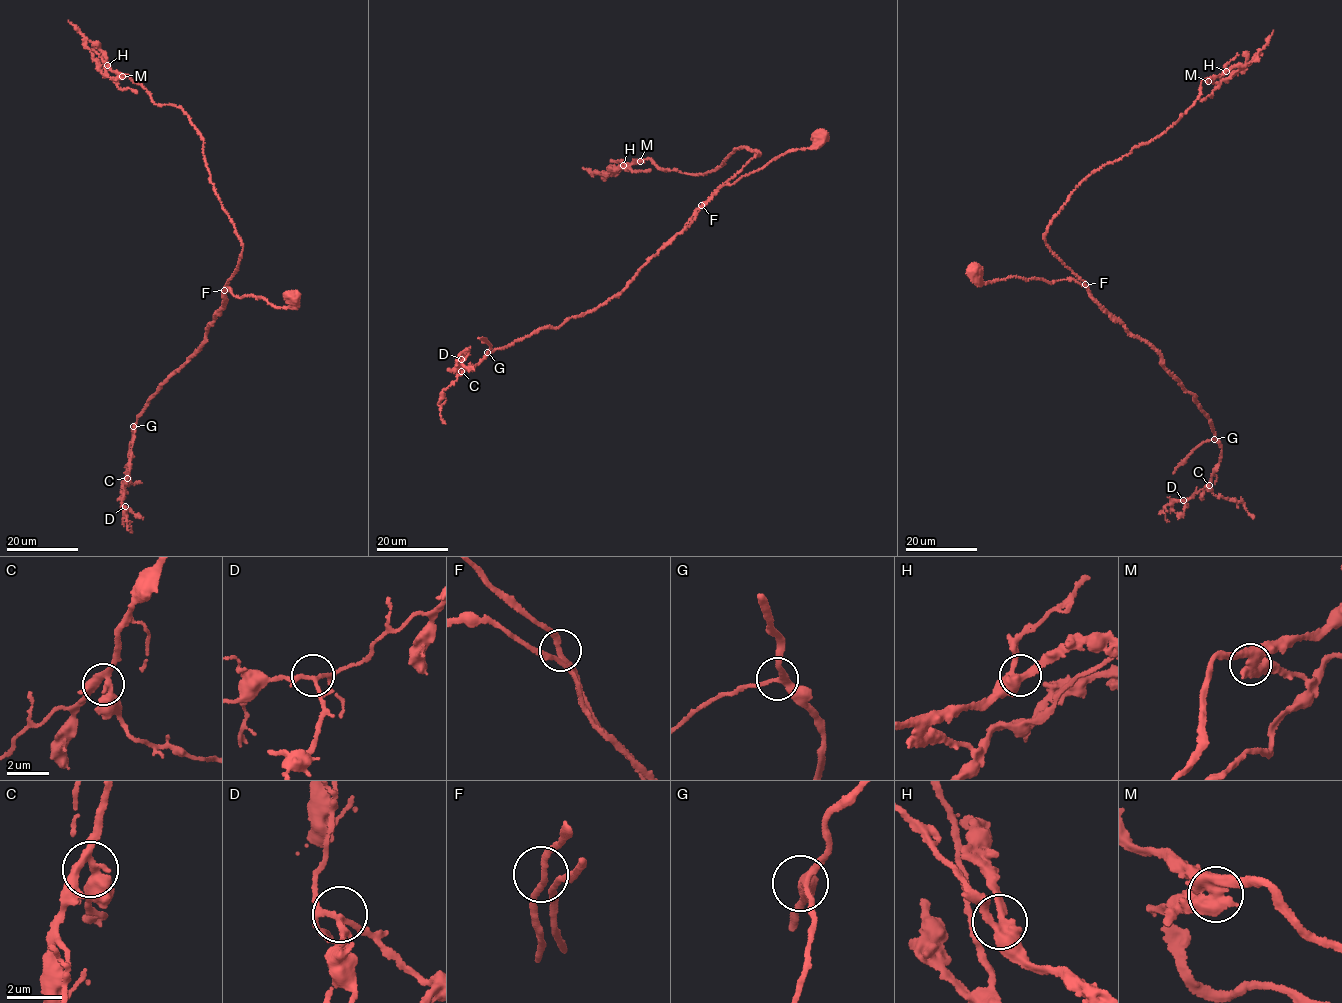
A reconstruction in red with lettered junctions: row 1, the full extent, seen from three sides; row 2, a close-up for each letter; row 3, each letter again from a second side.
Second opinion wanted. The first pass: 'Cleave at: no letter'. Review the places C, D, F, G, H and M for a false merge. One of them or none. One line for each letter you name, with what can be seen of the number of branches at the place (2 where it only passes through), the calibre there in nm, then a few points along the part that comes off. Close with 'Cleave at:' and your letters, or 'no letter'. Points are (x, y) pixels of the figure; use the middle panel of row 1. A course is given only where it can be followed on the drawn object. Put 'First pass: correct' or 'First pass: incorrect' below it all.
M: Branches: 3. Thickness 500 nm. Course of the part to remove: (640, 161), (626, 168), (618, 166), (603, 173), (595, 173), (592, 176)
Cleave at: M
First pass: incorrect

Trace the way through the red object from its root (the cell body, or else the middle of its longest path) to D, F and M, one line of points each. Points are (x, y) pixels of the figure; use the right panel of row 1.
D: (974, 270), (984, 283), (1071, 279), (1160, 353), (1221, 447), (1210, 483), (1183, 500)
F: (974, 270), (984, 283), (1014, 276), (1025, 279), (1040, 278), (1052, 283), (1071, 279), (1085, 284)
M: (974, 270), (984, 283), (1014, 276), (1084, 285), (1049, 249), (1047, 226), (1079, 183), (1158, 137), (1208, 81)

